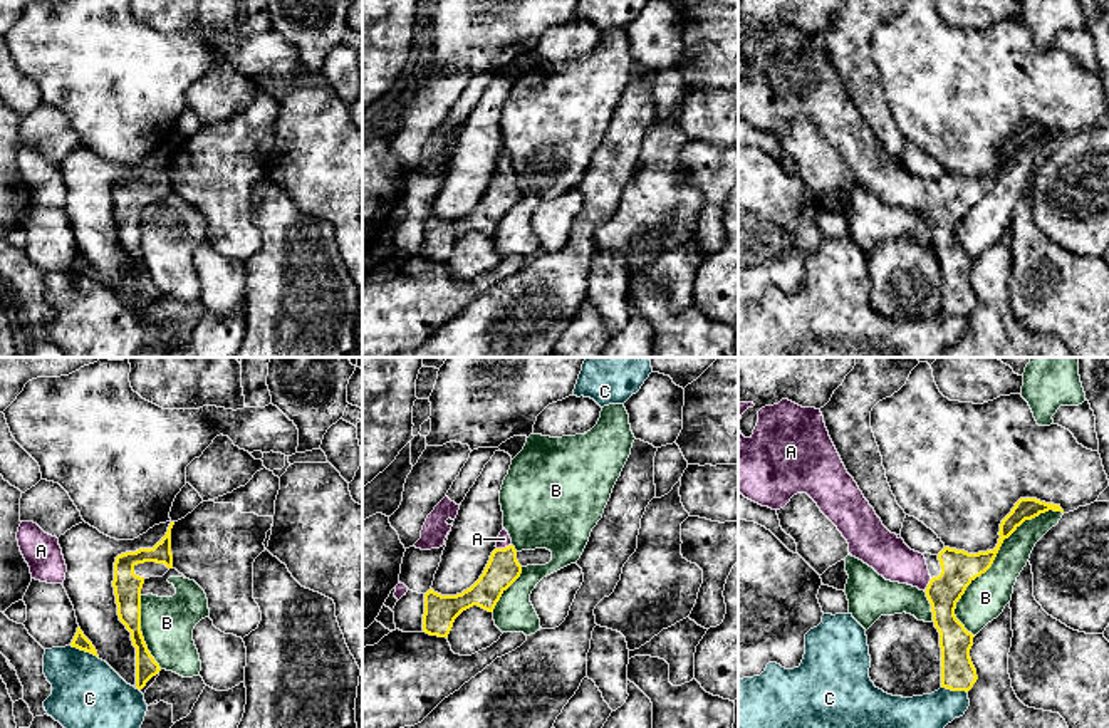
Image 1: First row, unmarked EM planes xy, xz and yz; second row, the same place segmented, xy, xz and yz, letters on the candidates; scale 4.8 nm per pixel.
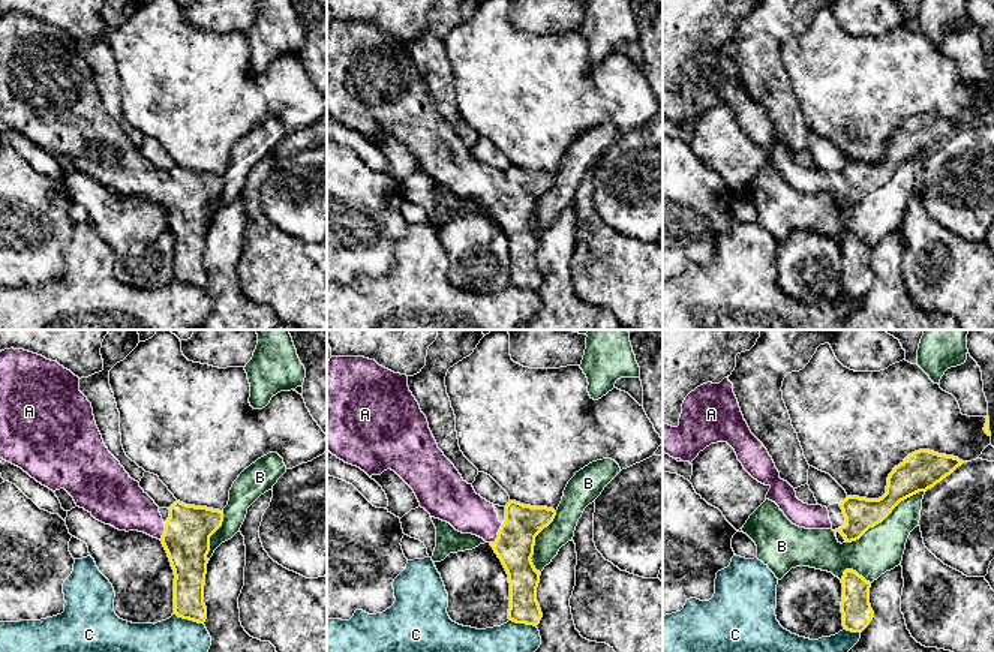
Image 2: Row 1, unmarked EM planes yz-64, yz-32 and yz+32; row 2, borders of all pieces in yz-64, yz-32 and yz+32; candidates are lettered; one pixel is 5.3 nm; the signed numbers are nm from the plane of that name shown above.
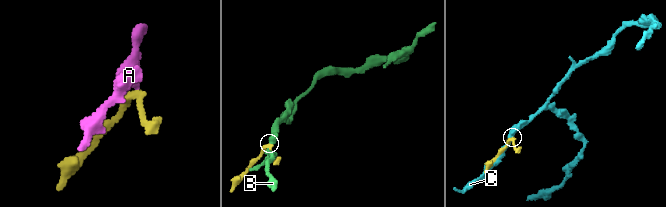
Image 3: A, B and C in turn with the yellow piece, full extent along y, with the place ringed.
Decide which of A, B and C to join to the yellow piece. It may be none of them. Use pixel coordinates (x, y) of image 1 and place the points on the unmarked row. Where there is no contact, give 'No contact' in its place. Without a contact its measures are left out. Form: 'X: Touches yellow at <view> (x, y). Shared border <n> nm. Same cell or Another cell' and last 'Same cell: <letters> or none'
A: Touches yellow at xz (505, 171). Shared border 80 nm. Same cell
B: Touches yellow at yz (994, 183). Shared border 750 nm. Another cell
C: Touches yellow at xy (84, 274). Shared border 150 nm. Another cell
Same cell: A

